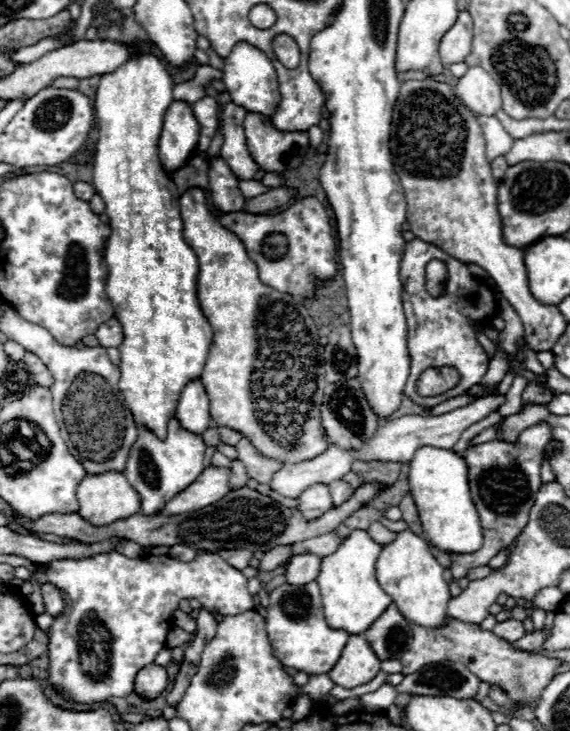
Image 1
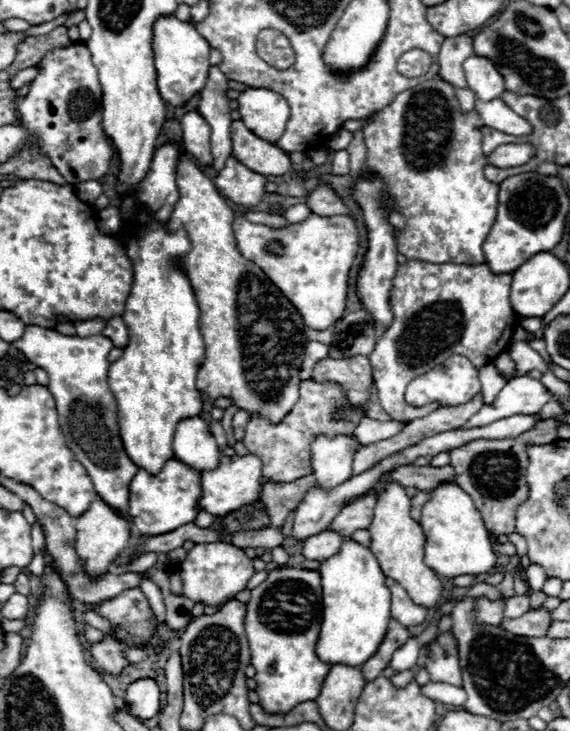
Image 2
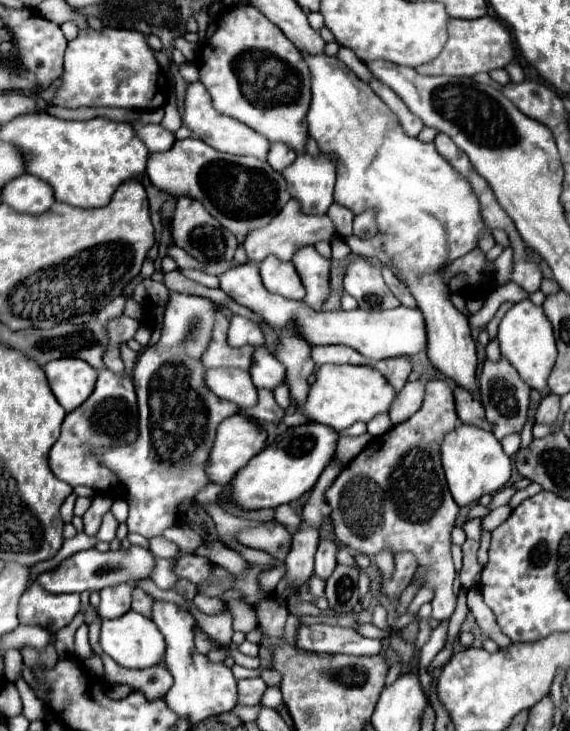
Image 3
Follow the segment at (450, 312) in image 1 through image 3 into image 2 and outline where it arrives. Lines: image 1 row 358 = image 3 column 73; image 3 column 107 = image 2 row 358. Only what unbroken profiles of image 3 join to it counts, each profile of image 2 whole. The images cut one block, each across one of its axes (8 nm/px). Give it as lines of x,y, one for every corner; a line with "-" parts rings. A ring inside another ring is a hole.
420,260
400,264
390,292
394,322
378,340
374,354
370,354
374,386
382,408
392,420
410,422
440,406
410,406
404,400
404,392
410,380
442,364
452,354
466,356
476,368
482,368
506,352
514,332
510,284
512,274
494,274
486,264
430,264

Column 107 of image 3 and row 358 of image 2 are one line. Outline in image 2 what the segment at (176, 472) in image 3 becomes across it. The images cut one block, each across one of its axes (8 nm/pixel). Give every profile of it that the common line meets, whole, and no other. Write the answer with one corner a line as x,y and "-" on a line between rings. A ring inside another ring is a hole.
450,356
438,364
426,376
420,376
420,384
410,384
406,390
406,402
410,406
426,406
430,402
442,402
442,406
468,402
480,392
478,370
468,358

